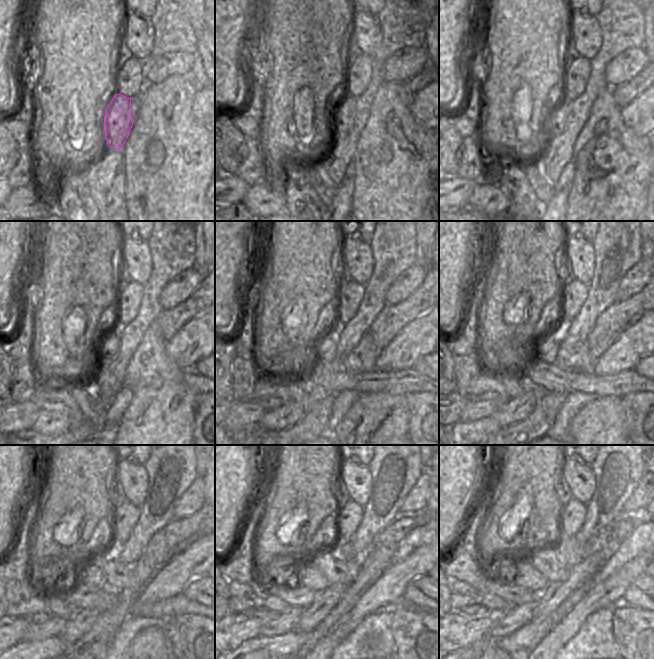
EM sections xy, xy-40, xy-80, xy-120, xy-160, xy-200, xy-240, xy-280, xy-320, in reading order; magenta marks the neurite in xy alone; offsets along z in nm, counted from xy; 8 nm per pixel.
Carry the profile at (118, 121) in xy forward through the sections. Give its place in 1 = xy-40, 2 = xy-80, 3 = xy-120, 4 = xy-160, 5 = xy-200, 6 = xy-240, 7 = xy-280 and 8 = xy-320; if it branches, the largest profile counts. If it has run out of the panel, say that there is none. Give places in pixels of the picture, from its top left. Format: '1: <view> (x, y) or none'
1: xy-40 (341, 116)
2: xy-80 (558, 116)
3: xy-120 (109, 345)
4: xy-160 (325, 349)
5: xy-200 (546, 348)
6: xy-240 (91, 574)
7: xy-280 (307, 575)
8: xy-320 (525, 575)

